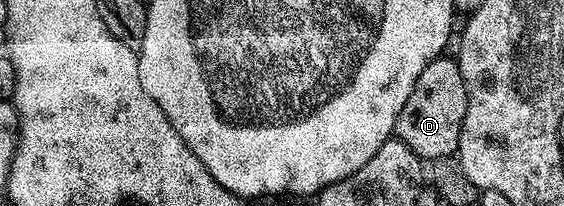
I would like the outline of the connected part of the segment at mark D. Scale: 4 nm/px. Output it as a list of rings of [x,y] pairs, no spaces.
[[[447,59],[429,62],[429,66],[421,70],[421,78],[417,78],[417,86],[413,86],[409,102],[401,106],[401,114],[395,123],[394,135],[424,162],[455,156],[459,150],[461,126],[465,122],[467,109],[467,91],[458,63],[454,59]]]

